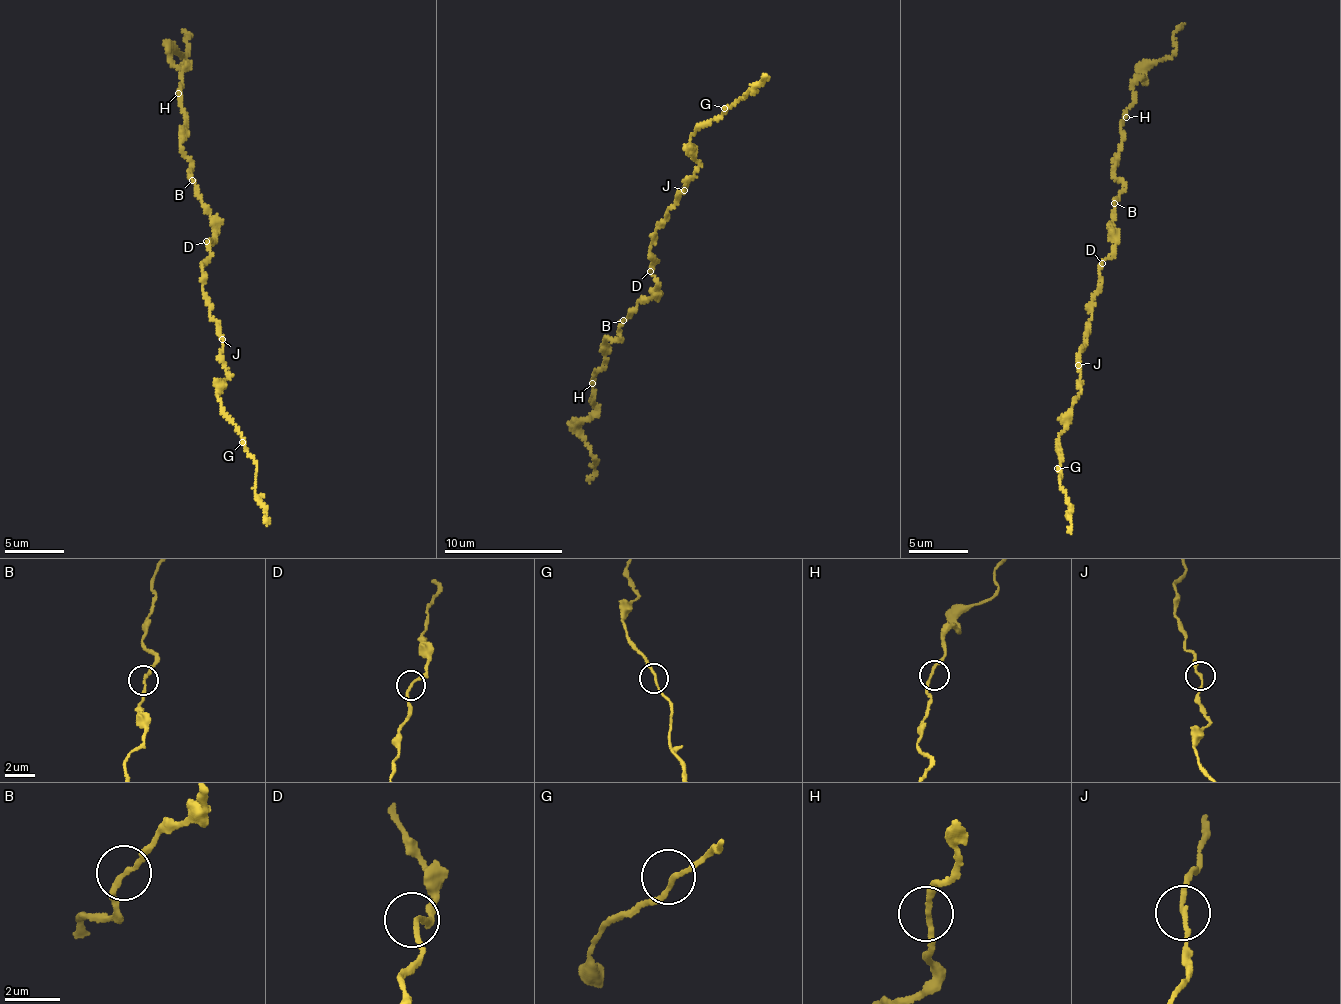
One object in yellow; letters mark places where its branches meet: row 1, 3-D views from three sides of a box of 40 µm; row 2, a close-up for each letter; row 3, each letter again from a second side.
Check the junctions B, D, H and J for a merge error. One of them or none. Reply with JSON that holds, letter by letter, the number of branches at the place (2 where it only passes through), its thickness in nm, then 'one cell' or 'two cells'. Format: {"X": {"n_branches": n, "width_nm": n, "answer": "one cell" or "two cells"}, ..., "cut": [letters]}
{"B": {"n_branches": 2, "width_nm": 170, "answer": "one cell"}, "D": {"n_branches": 2, "width_nm": 160, "answer": "one cell"}, "H": {"n_branches": 2, "width_nm": 180, "answer": "one cell"}, "J": {"n_branches": 2, "width_nm": 160, "answer": "one cell"}, "cut": []}

